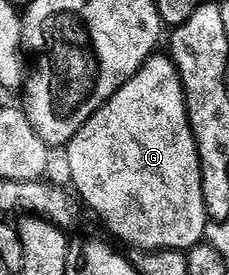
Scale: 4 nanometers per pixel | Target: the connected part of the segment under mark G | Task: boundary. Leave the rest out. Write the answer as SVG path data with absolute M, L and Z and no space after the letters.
M156 54L149 57L141 66L141 70L137 70L137 74L133 78L129 78L129 82L125 82L125 86L118 88L113 94L113 98L109 98L109 102L105 102L105 106L101 106L101 110L97 110L97 114L93 114L93 118L89 118L89 122L85 122L85 126L81 126L81 130L77 130L71 143L66 145L66 150L69 154L74 190L76 189L83 195L84 202L103 219L104 226L121 243L128 244L131 248L139 248L135 250L144 253L164 252L166 248L190 250L204 239L209 219L205 210L205 198L202 196L201 162L195 135L187 117L187 99L183 93L183 83L175 61L171 59L170 55Z

